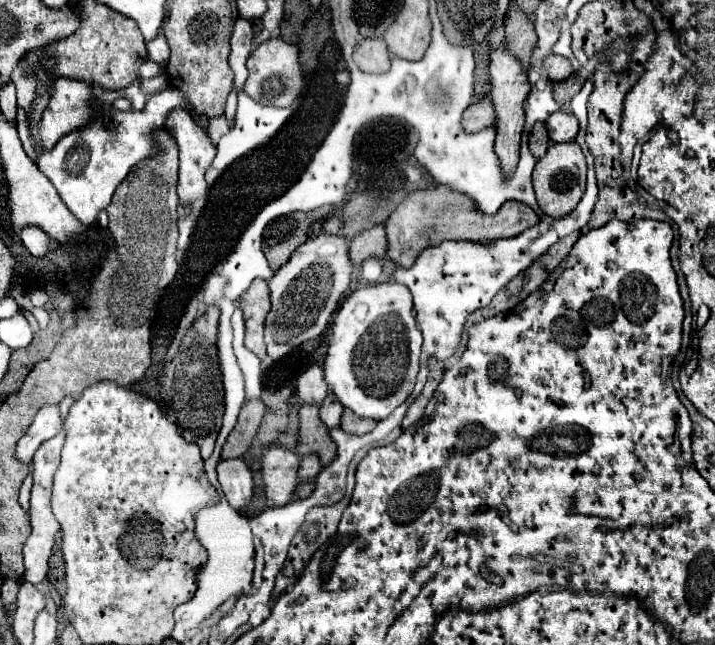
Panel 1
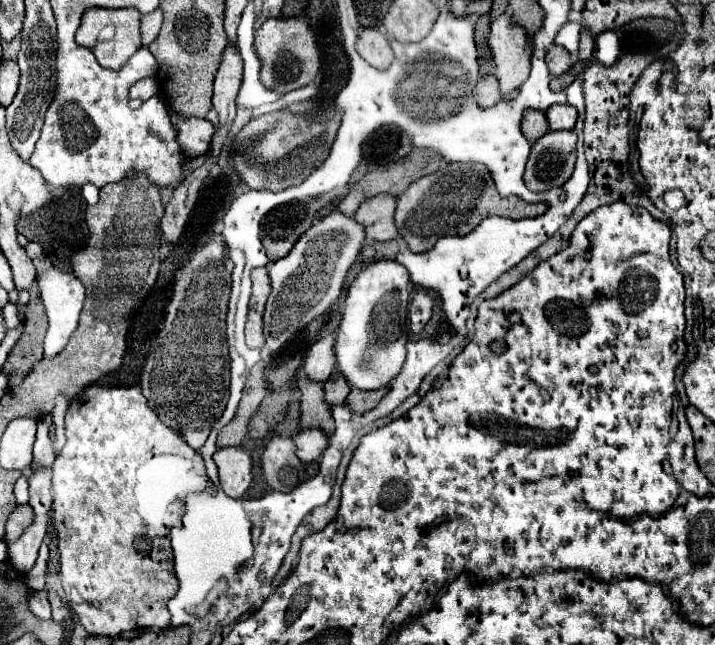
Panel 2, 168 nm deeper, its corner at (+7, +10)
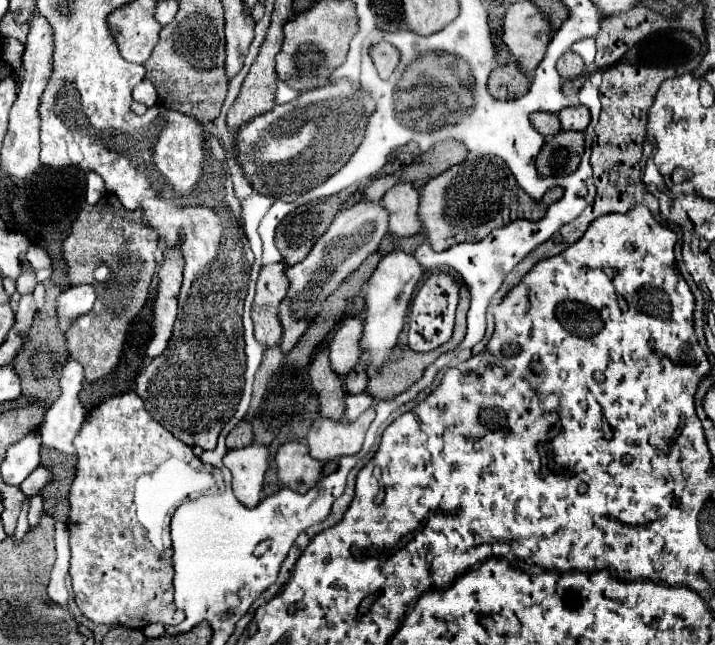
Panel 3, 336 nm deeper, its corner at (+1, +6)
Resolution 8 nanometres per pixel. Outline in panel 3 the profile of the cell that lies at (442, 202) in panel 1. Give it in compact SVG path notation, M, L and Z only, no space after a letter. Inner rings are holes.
M466 159L452 169L444 171L442 175L430 179L422 189L420 189L420 205L418 205L418 221L422 223L422 233L430 247L434 251L444 251L454 243L476 243L482 241L492 229L504 227L514 219L528 219L528 221L540 221L546 215L546 209L562 197L562 189L554 187L550 189L542 201L532 201L514 181L512 173L506 169L506 165L500 159Z

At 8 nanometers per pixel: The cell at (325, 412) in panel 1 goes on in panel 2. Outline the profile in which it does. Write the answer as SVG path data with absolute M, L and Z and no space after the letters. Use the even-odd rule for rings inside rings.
M334 371L330 379L324 383L324 391L328 405L342 405L350 393L350 385L348 381L344 381L344 375L340 371Z

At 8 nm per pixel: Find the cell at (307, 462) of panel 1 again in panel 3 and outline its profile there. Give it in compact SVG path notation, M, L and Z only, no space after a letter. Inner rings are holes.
M374 409L362 413L362 417L354 423L330 421L318 417L308 431L308 447L310 457L316 461L332 461L342 455L356 455L362 447L364 435L374 419Z

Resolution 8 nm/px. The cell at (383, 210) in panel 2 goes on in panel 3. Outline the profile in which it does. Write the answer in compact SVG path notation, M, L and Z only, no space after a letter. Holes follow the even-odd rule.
M410 183L394 185L380 201L380 205L388 211L388 235L402 239L416 235L420 231L416 209L418 209L418 189Z

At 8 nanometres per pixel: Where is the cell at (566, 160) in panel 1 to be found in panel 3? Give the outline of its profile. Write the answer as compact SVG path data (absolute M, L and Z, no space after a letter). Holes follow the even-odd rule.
M560 131L550 141L544 143L536 159L538 175L540 177L570 175L578 169L582 153L584 153L584 133Z

